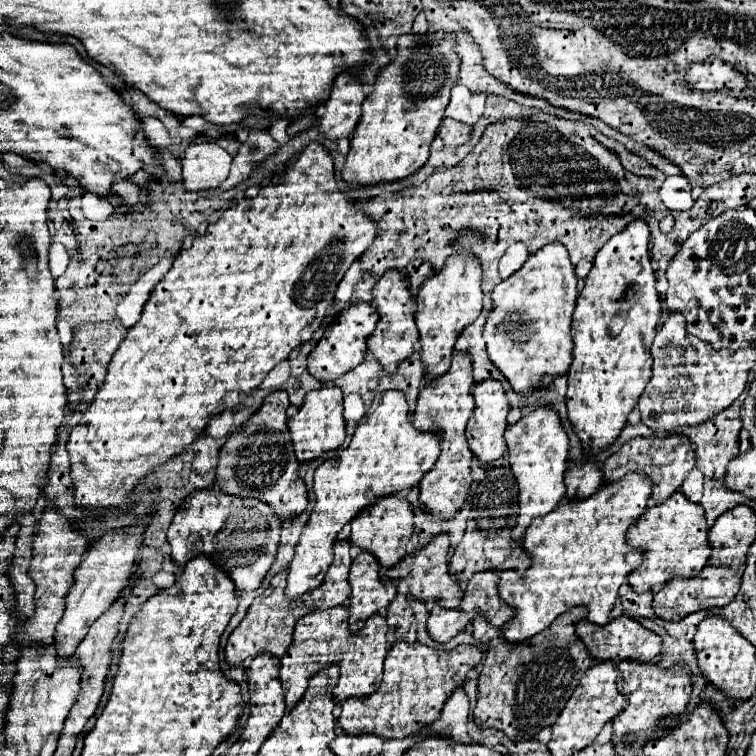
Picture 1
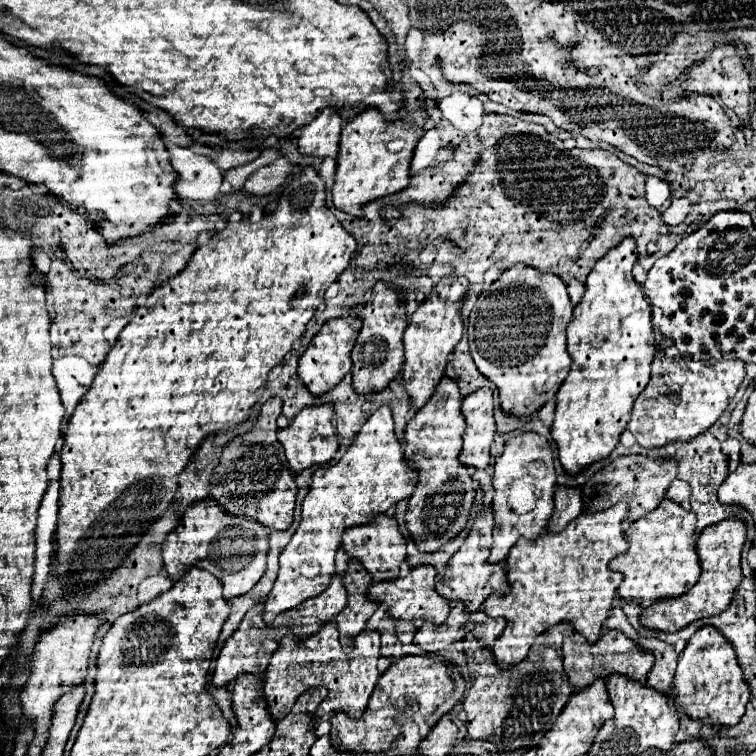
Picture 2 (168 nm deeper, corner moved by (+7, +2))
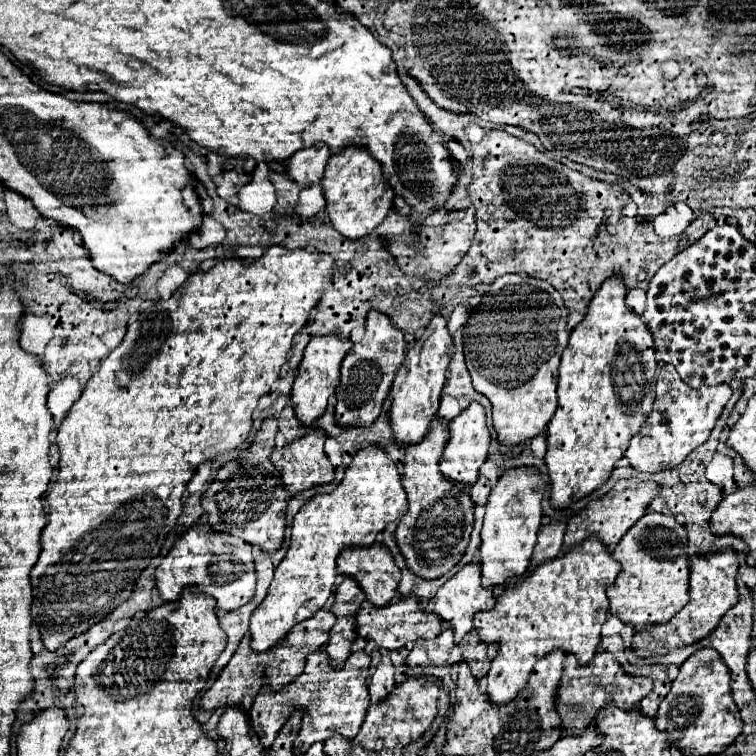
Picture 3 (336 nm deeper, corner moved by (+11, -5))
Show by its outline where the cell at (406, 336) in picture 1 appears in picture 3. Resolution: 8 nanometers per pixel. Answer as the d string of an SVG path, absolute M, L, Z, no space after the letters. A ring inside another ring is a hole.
M376 309L366 317L366 333L360 343L356 343L342 361L342 377L336 389L338 403L334 407L336 421L346 427L352 423L372 423L382 411L382 403L388 397L396 369L400 367L406 351L406 339L400 329L394 327L392 319Z

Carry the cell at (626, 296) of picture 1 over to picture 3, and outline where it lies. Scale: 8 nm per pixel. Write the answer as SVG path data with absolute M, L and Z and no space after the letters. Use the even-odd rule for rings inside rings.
M610 275L592 297L584 319L572 329L568 345L562 353L562 363L558 369L558 407L552 421L548 423L548 451L544 457L552 481L550 501L554 507L568 507L576 499L600 487L610 477L614 463L628 449L632 435L640 431L640 425L652 411L654 379L658 367L654 359L654 341L642 317L626 307L626 291L628 289L622 281L622 275Z

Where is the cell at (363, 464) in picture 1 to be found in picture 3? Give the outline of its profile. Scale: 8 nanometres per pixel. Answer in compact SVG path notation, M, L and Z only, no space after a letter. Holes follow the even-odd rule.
M380 445L360 449L338 487L332 493L308 499L296 513L288 553L276 567L266 599L250 617L254 651L274 647L294 623L312 617L320 607L324 607L334 587L338 553L348 545L372 545L378 533L390 521L400 519L406 509L406 491L390 455Z

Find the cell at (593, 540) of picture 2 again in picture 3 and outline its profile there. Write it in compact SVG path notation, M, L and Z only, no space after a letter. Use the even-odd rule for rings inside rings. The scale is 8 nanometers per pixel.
M588 537L580 545L570 547L566 553L548 559L534 567L528 575L512 577L506 583L504 593L496 599L496 605L492 611L480 611L474 615L474 627L482 641L486 643L498 643L498 655L492 659L490 671L486 675L488 679L488 697L494 703L508 703L508 699L514 699L520 689L524 689L528 675L536 663L538 657L544 657L546 653L554 649L562 649L566 653L574 653L582 665L590 663L596 647L600 643L600 627L606 621L608 613L608 597L606 597L606 585L616 579L622 565L612 557L608 547L596 539Z

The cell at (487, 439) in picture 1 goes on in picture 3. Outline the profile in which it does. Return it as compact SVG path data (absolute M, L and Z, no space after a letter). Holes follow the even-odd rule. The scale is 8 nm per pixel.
M472 401L456 419L450 421L450 441L442 453L440 459L440 471L458 483L474 485L478 479L478 469L488 457L488 447L490 447L490 431L486 425L486 413L484 407L476 401Z

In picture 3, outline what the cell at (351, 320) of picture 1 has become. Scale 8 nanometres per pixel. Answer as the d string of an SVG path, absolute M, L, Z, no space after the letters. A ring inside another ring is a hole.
M322 335L314 337L306 349L304 357L298 367L298 375L292 387L292 403L296 409L296 417L300 419L302 425L312 425L320 415L324 415L328 407L330 395L334 395L338 383L340 383L340 363L346 357L346 353L354 347L350 339L340 339L336 335Z

